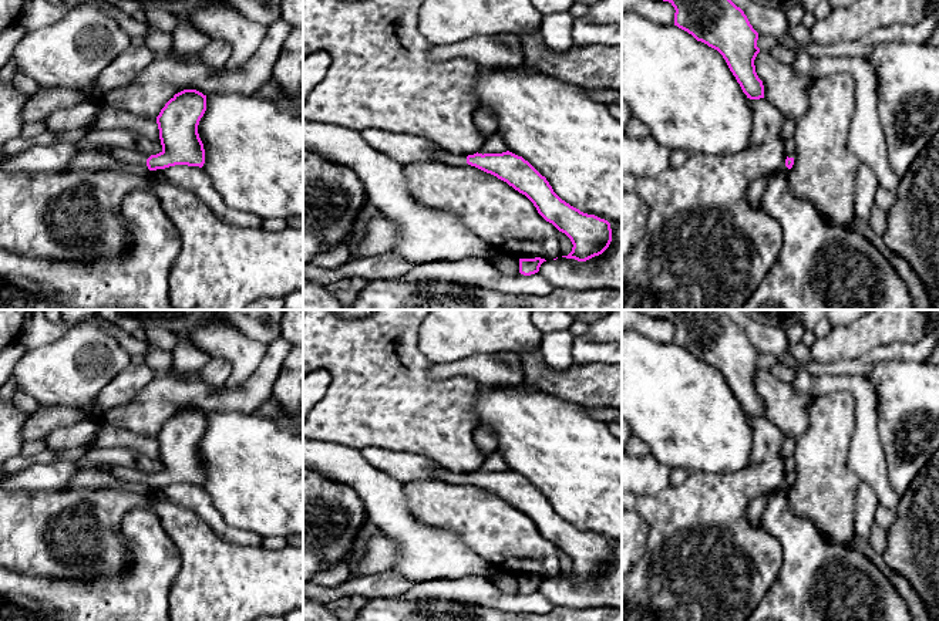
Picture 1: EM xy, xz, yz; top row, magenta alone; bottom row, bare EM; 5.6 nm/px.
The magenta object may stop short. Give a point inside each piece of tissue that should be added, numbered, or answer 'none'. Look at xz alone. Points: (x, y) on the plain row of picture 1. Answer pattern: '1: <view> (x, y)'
1: xz (447, 476)

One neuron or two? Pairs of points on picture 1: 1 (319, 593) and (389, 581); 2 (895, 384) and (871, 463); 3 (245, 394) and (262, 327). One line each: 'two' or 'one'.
1: one
2: two
3: two

